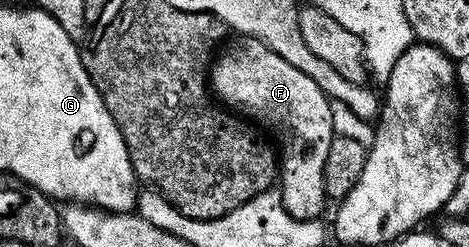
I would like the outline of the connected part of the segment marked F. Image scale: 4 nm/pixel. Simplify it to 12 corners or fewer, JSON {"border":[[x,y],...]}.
{"border":[[240,36],[214,58],[224,106],[279,136],[285,211],[322,218],[333,102]]}

